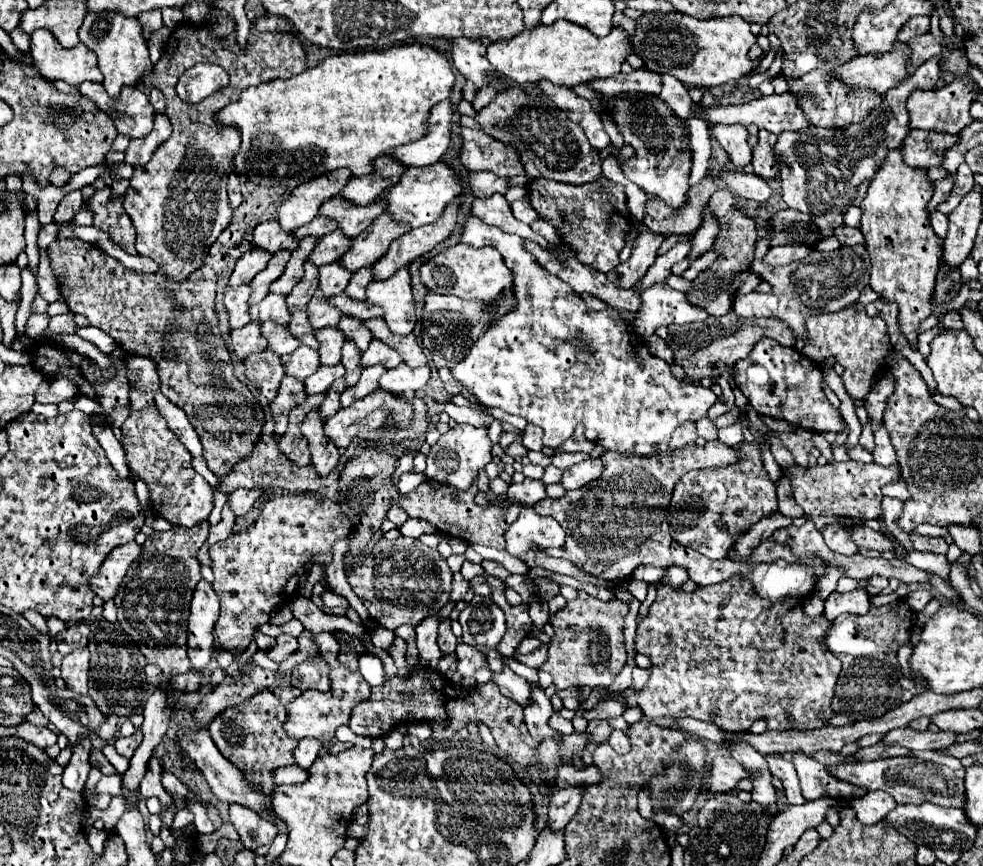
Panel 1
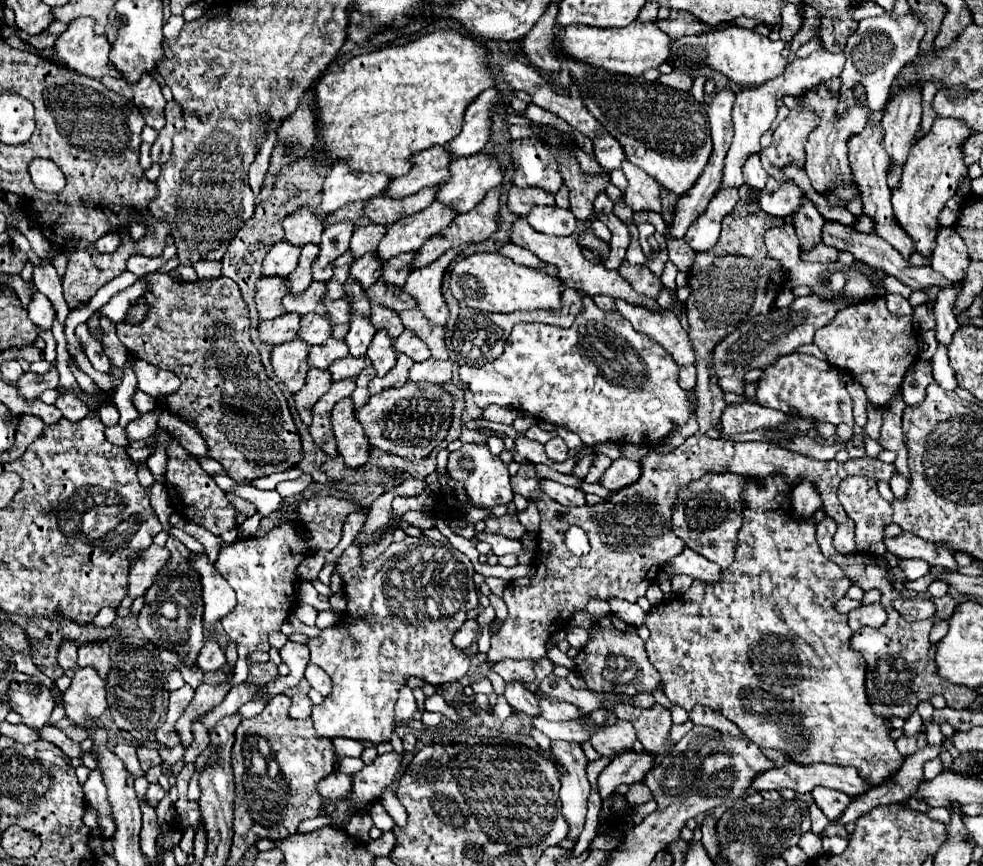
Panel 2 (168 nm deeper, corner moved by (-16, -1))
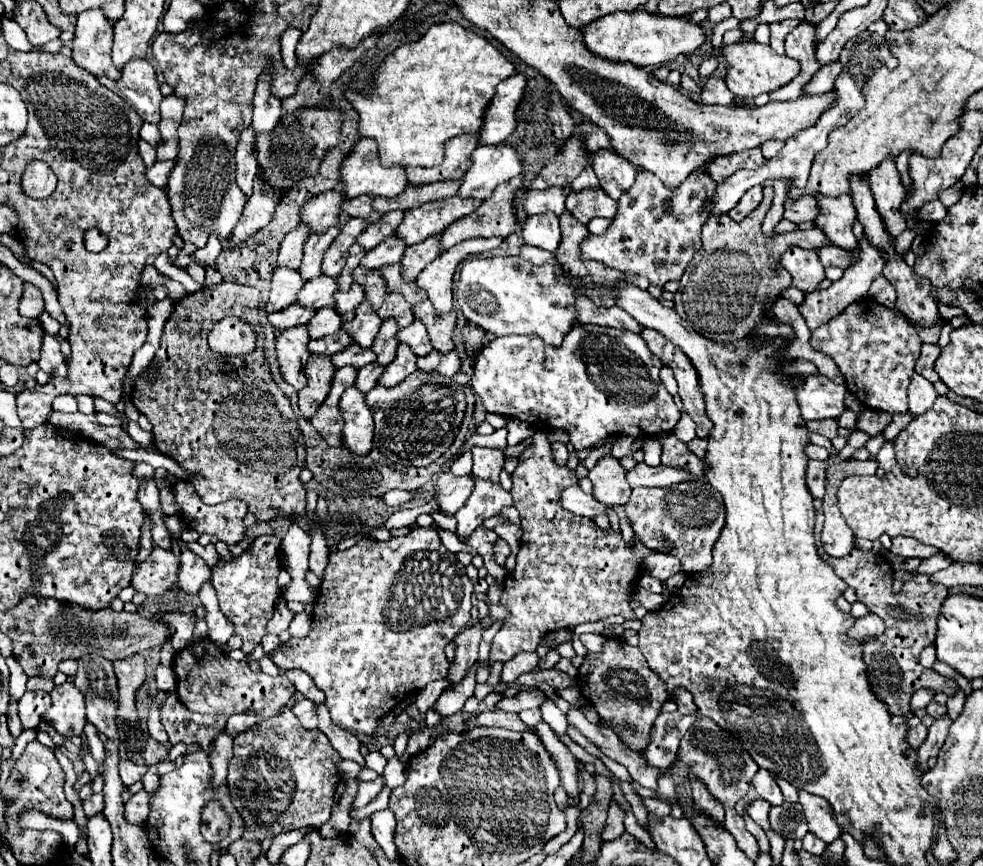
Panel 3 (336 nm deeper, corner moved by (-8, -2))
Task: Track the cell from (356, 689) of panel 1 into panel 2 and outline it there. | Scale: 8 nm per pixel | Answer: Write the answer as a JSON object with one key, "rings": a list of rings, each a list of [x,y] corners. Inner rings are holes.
{"rings":[[[406,536],[404,542],[390,544],[384,554],[366,566],[360,564],[360,546],[348,546],[338,560],[336,572],[344,578],[348,612],[340,626],[330,626],[322,630],[318,638],[308,640],[310,664],[320,666],[332,678],[332,694],[328,694],[322,704],[312,708],[310,718],[320,736],[344,736],[360,742],[380,744],[390,740],[394,730],[394,704],[398,700],[398,690],[410,676],[418,676],[430,684],[448,684],[460,680],[468,672],[470,658],[452,646],[450,638],[462,626],[466,614],[478,606],[476,586],[472,578],[468,578],[474,574],[474,566],[448,542],[436,542],[428,536]],[[398,566],[406,566],[406,574]],[[440,598],[456,598],[456,612],[450,614],[446,608],[442,608]]]}

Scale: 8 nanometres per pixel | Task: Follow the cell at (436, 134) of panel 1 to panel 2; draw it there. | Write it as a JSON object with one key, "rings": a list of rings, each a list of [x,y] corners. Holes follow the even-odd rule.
{"rings":[[[496,88],[484,90],[464,112],[462,132],[448,142],[448,152],[452,158],[464,158],[480,152],[490,138],[490,114],[492,104],[498,100],[500,92]]]}

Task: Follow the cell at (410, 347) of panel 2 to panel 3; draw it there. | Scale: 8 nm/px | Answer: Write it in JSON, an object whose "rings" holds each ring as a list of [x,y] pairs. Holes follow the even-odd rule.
{"rings":[[[418,319],[412,325],[400,329],[398,331],[398,339],[402,343],[408,343],[418,357],[428,355],[432,351],[432,345],[430,345],[430,339],[428,339],[428,331],[426,331],[424,323],[420,323]]]}

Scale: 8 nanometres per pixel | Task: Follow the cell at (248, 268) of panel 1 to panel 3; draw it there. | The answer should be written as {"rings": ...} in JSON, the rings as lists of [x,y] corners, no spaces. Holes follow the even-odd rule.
{"rings":[[[298,225],[294,231],[290,231],[282,245],[280,245],[280,255],[278,255],[278,265],[286,265],[286,267],[292,267],[292,269],[298,269],[300,267],[300,259],[302,259],[302,249],[304,249],[304,243],[308,241],[308,227],[302,227]]]}

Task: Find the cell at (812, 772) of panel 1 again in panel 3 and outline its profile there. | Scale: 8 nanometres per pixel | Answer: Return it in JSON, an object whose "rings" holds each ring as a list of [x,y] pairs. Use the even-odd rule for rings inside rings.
{"rings":[[[800,791],[798,803],[804,809],[804,817],[810,833],[814,833],[826,845],[830,845],[834,839],[840,837],[840,827],[832,815],[832,809],[828,807],[828,803],[824,803],[824,799],[816,795],[808,795],[806,791]]]}

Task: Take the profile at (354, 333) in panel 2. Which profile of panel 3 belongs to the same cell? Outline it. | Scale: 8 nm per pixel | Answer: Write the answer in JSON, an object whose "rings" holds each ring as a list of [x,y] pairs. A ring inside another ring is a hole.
{"rings":[[[362,301],[356,309],[356,317],[348,323],[344,323],[344,329],[350,333],[352,341],[360,343],[362,347],[370,347],[376,339],[376,333],[382,325],[382,319],[376,315],[372,305],[368,301]]]}

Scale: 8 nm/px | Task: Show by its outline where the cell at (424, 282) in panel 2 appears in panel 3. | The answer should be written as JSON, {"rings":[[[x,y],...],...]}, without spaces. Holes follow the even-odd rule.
{"rings":[[[492,237],[492,239],[468,239],[462,241],[448,251],[444,251],[438,259],[434,259],[426,269],[418,275],[416,283],[420,289],[428,293],[428,299],[434,303],[438,313],[446,313],[452,309],[452,277],[458,267],[468,255],[474,253],[486,253],[496,249],[504,239]]]}

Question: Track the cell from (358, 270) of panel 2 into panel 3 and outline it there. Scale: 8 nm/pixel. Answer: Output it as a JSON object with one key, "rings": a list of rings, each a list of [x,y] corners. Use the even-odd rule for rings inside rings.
{"rings":[[[392,235],[392,237],[388,237],[384,243],[380,243],[376,249],[368,251],[360,265],[366,267],[366,269],[380,269],[380,267],[384,267],[384,265],[398,263],[398,261],[402,259],[406,247],[408,247],[408,245],[406,245],[400,237]]]}

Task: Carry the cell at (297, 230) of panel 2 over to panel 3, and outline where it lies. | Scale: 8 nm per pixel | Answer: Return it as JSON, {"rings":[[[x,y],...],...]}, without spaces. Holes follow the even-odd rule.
{"rings":[[[338,189],[332,191],[324,191],[316,197],[312,197],[302,213],[300,213],[300,221],[302,225],[306,225],[312,233],[322,233],[326,229],[330,229],[332,225],[338,223],[340,219],[340,205],[344,203],[344,193]]]}

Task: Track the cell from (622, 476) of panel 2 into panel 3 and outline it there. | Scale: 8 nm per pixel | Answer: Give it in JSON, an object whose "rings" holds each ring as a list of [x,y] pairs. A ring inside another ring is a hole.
{"rings":[[[640,463],[636,469],[628,471],[628,483],[630,487],[668,487],[676,485],[682,481],[698,481],[688,475],[688,471],[680,471],[680,467],[668,467],[668,465],[658,465],[658,467],[648,467],[646,463]]]}

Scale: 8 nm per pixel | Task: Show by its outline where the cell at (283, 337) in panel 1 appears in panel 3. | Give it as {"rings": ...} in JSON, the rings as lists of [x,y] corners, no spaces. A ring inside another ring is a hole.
{"rings":[[[322,307],[308,323],[308,331],[312,339],[336,333],[340,327],[342,327],[342,317],[336,311],[336,307]]]}

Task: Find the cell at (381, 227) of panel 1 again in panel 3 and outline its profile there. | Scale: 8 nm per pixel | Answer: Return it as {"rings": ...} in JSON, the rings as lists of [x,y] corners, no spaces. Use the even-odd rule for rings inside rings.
{"rings":[[[458,195],[450,197],[450,199],[426,203],[412,211],[406,211],[406,217],[404,217],[402,225],[398,227],[396,235],[402,237],[408,245],[420,243],[432,235],[442,233],[456,219],[470,215],[480,205],[482,205],[482,201],[478,201],[478,199],[460,199]]]}

